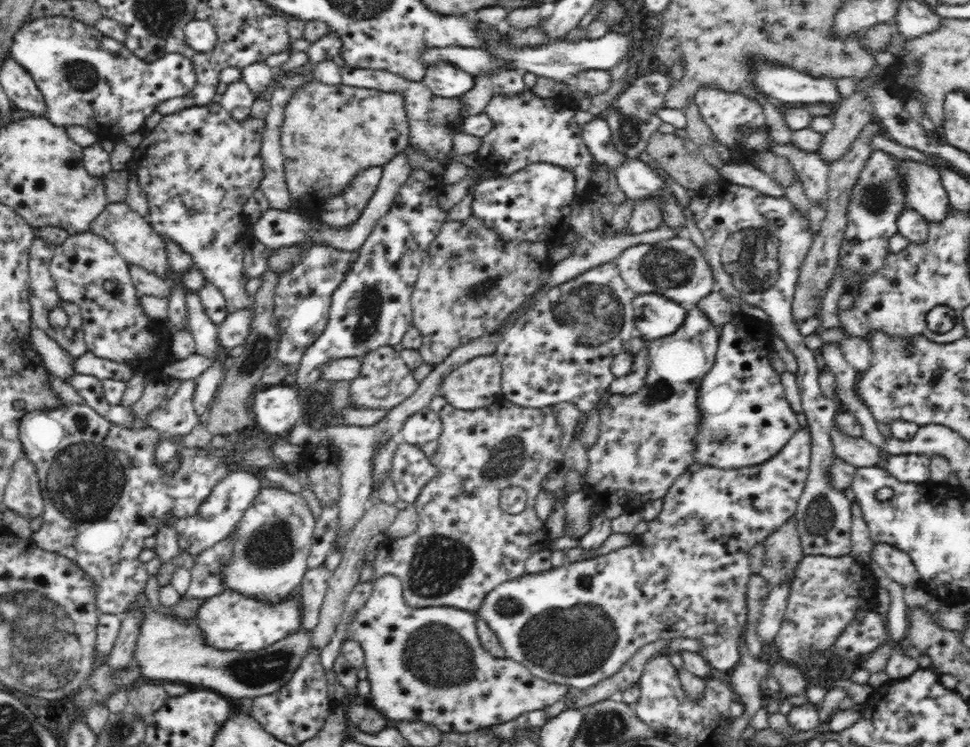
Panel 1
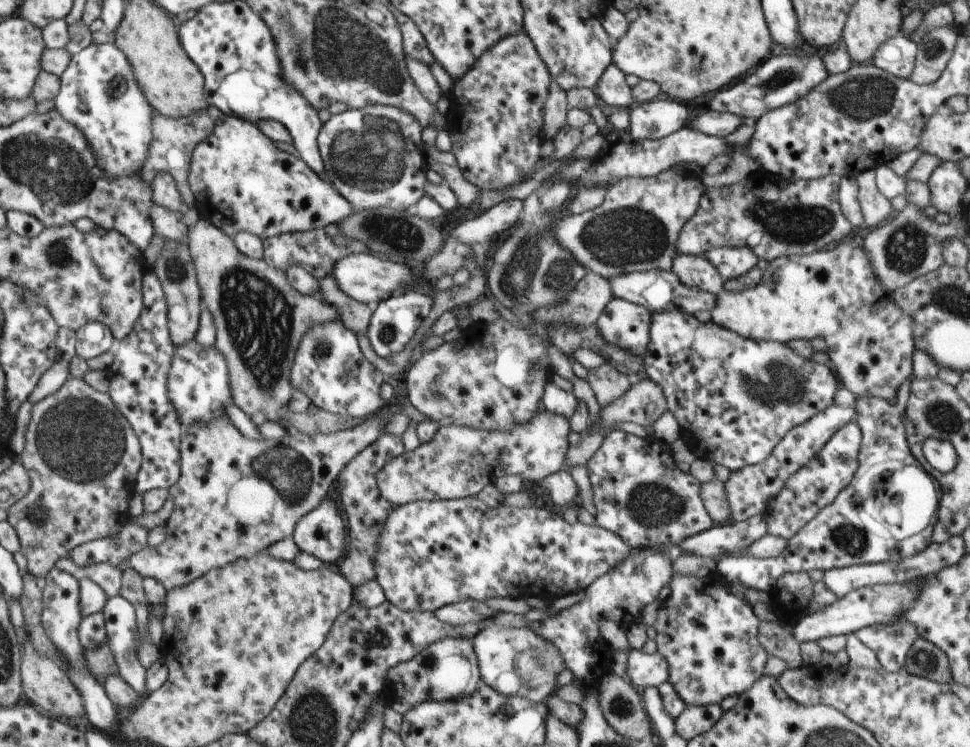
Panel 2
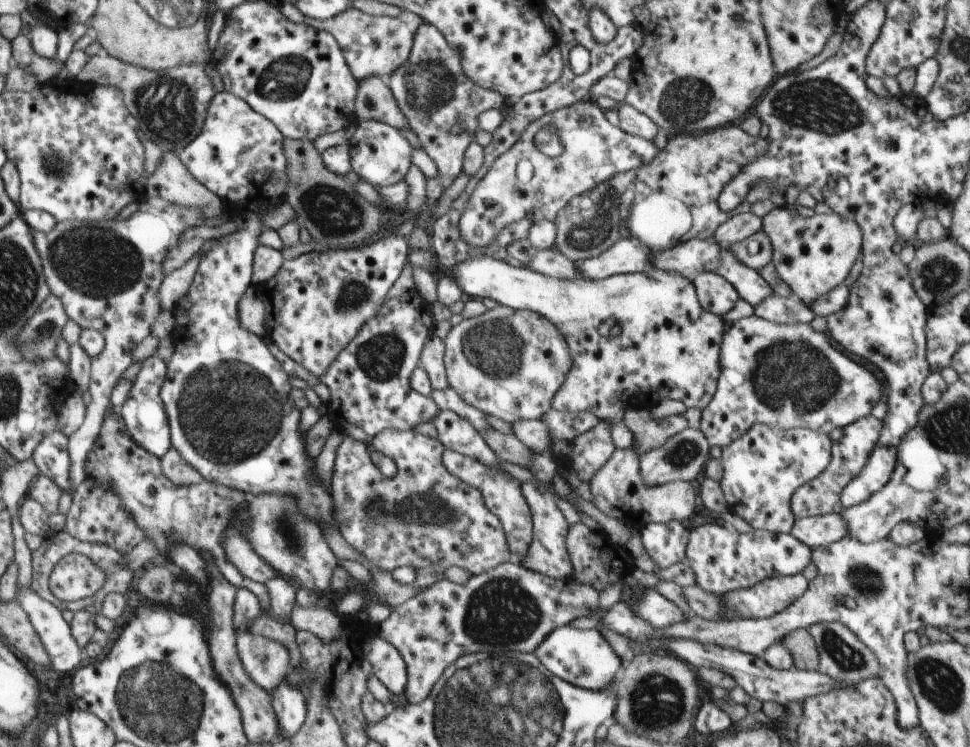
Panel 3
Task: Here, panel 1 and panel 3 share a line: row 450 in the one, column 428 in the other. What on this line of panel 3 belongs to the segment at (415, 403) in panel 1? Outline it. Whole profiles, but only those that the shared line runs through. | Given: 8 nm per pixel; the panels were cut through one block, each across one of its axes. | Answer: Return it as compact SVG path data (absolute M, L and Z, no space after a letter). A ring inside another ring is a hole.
M432 334L424 343L420 366L427 372L433 390L444 390L449 386L447 372L443 361L445 355L444 341Z

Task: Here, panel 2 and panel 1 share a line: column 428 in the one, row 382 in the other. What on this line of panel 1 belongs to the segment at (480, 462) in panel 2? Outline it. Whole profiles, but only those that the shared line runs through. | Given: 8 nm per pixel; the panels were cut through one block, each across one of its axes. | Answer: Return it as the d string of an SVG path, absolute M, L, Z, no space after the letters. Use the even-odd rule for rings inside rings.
M495 354L476 356L444 377L438 394L460 410L488 407L501 397L501 374Z

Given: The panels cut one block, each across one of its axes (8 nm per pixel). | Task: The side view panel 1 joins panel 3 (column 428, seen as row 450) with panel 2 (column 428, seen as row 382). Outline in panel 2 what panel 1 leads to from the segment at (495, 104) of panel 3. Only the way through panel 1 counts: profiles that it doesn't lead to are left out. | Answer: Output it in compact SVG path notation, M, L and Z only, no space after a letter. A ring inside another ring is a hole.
M386 2L386 6L394 13L397 18L402 36L403 36L403 51L406 55L414 60L423 62L425 65L430 66L435 62L433 53L428 50L426 39L424 35L418 30L416 23L402 14L398 9L394 8L392 4Z

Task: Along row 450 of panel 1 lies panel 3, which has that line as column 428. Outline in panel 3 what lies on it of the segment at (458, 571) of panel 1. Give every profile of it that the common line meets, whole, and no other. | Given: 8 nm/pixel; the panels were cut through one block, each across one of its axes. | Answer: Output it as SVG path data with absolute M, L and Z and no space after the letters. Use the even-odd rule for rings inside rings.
M384 429L381 433L373 436L373 439L371 440L371 448L386 457L390 457L395 462L397 471L393 477L386 478L374 462L371 461L371 452L369 451L366 443L357 441L350 435L345 435L336 451L331 486L329 487L331 497L333 498L335 504L335 524L337 528L339 528L340 534L344 537L344 540L346 540L348 544L351 544L358 552L361 552L366 558L368 558L368 560L371 560L372 562L376 561L380 565L380 568L390 572L398 567L412 567L413 569L417 569L427 568L426 566L430 564L439 564L444 570L446 568L450 568L450 566L460 566L460 568L464 568L464 570L467 570L471 575L479 575L480 573L488 572L506 561L513 560L513 556L511 554L511 550L509 549L509 544L499 518L487 509L483 500L483 494L477 488L474 488L469 483L465 483L453 474L450 474L449 470L446 470L443 463L443 454L446 448L438 440L438 438L435 439L424 436L424 434L416 433L412 429L407 431Z

